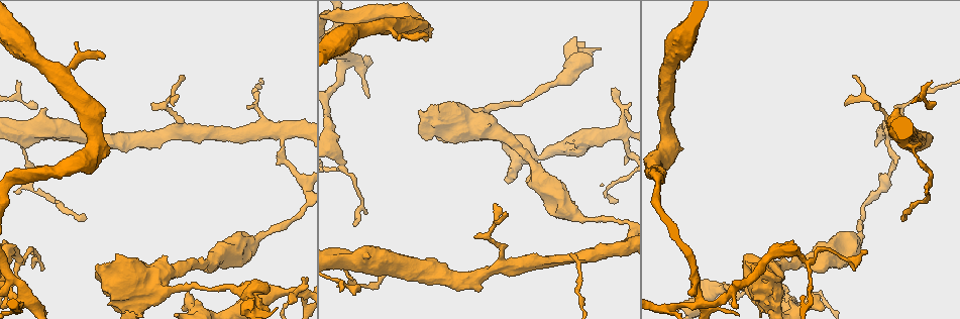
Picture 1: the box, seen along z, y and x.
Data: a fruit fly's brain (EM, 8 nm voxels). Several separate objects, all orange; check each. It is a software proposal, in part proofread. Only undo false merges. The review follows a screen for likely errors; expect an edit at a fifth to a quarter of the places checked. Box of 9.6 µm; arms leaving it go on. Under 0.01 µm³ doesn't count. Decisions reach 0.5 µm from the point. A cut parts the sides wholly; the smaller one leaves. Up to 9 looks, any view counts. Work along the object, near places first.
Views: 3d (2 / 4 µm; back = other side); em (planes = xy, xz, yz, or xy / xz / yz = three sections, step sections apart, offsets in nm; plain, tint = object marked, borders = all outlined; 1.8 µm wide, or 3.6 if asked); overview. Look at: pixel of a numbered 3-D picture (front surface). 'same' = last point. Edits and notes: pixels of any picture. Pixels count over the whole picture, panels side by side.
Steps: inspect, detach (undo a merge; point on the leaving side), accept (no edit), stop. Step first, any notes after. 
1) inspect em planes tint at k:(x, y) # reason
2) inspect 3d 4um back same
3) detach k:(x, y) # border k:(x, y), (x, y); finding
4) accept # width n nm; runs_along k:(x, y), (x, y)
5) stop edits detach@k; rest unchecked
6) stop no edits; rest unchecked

inspect 3d 2um at 1:(714, 291) # sudden change in width

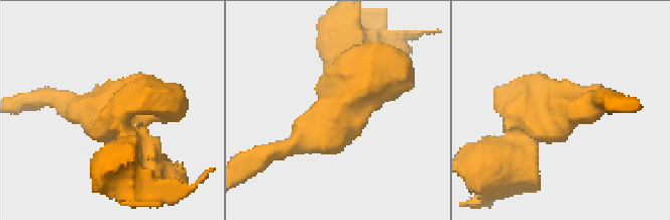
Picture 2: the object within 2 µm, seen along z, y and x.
inspect em planes borders at 2:(559, 121) # arms 3; arm_widths 190, 300, 360 nm; need the tissue

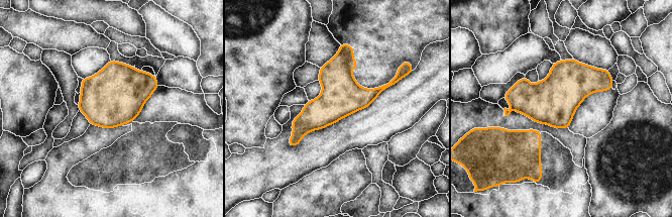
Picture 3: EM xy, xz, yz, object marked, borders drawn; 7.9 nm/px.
detach 3:(353, 65) # border 3:(340, 46), (349, 52), (351, 68); a second neuron is stuck on

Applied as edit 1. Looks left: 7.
inspect em yz step 4 tint at 1:(621, 133) # looks like a crossing

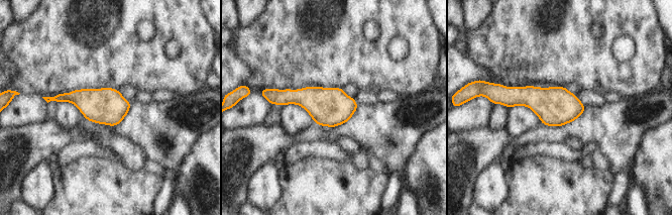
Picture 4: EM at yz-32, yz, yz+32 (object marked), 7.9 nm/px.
accept # width 280 nm; one neuron here

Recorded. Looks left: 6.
inspect overview

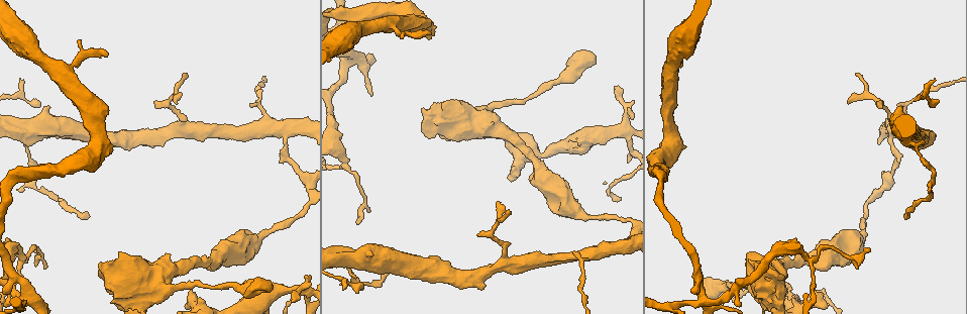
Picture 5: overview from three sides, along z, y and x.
inspect 3d 4um back at 5:(925, 96) # sharp bend

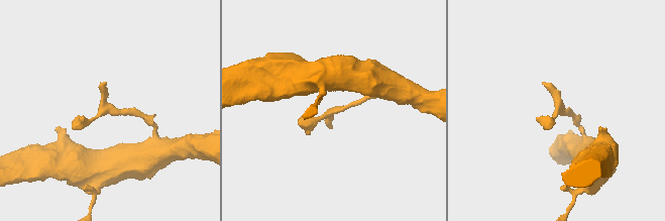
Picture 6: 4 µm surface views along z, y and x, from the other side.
inspect em yz step 8 tint at 6:(330, 111)

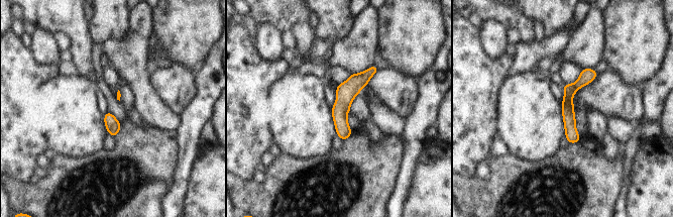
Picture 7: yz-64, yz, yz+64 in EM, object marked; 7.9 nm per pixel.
inspect em planes tint same

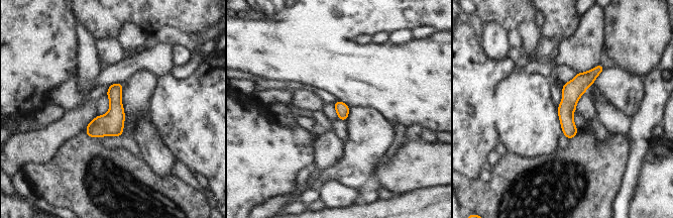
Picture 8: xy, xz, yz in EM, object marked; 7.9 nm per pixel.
accept # runs_along 8:(600, 68), (570, 96), (569, 135); all the same neuron

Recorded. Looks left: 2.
stop edits detach@3; rest unchecked

